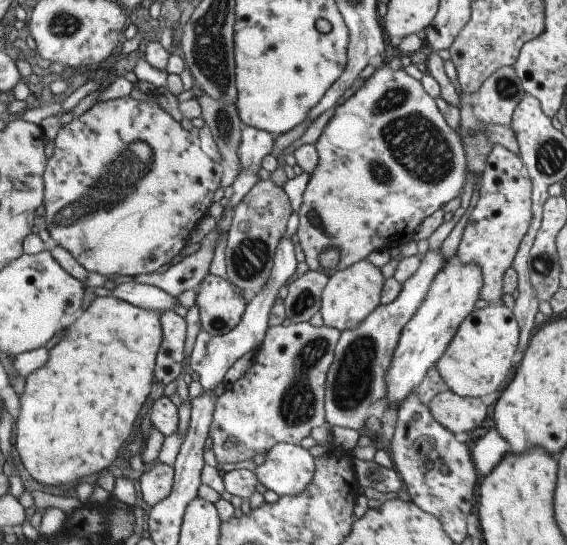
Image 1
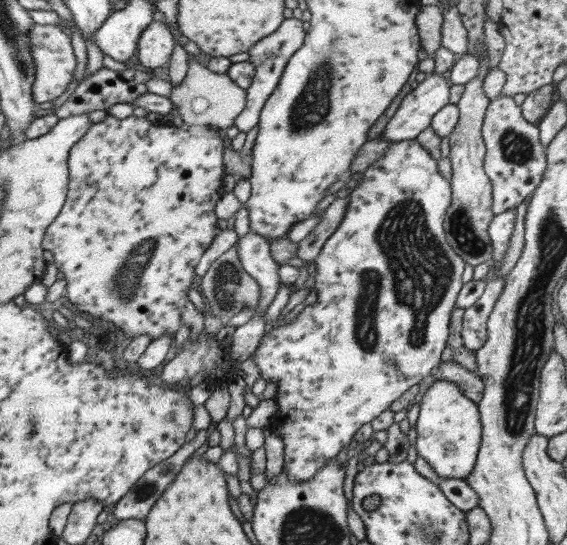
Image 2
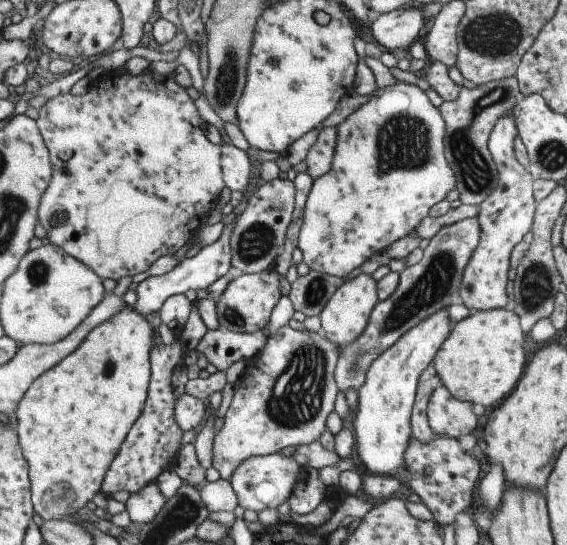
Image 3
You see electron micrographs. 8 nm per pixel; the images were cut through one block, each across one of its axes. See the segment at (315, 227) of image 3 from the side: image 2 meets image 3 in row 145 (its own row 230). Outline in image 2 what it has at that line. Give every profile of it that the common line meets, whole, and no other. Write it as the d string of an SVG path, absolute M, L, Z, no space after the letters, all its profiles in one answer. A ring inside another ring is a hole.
M416 139L410 141L396 141L393 142L393 146L390 149L387 149L387 152L379 157L377 162L374 162L363 174L363 179L359 181L358 185L354 190L352 190L351 194L348 196L350 203L348 204L348 209L346 210L346 215L342 218L342 222L340 222L340 226L336 228L336 232L332 234L330 238L324 243L322 250L320 250L320 254L315 259L317 274L316 274L316 282L314 284L315 291L317 292L317 300L315 303L311 305L306 305L306 307L298 314L292 317L293 321L283 322L280 321L280 326L274 327L271 332L268 332L262 336L262 340L258 342L258 346L256 346L256 350L254 350L254 354L252 354L252 358L255 361L260 375L262 378L268 382L268 379L274 379L277 386L277 392L275 394L274 399L277 402L277 412L272 417L270 424L271 428L277 428L277 432L279 436L282 438L284 442L284 464L283 468L286 469L286 473L292 477L292 479L296 479L296 481L308 481L308 479L312 479L314 477L314 473L318 471L318 469L324 467L326 465L326 461L331 459L332 457L336 457L337 454L342 450L342 448L348 447L352 440L354 439L354 435L358 433L358 429L362 427L362 425L366 423L370 423L370 421L374 420L374 418L378 417L384 410L390 409L391 405L396 401L396 399L400 398L402 394L408 391L409 388L412 388L414 385L420 384L426 376L433 374L436 372L439 364L441 363L442 354L444 349L446 348L446 341L449 335L449 324L452 316L452 309L456 306L457 296L460 292L460 289L463 287L462 284L462 274L464 269L466 268L466 264L464 260L452 250L452 247L447 243L445 237L444 230L444 221L447 209L451 204L451 186L448 180L445 180L438 172L437 166L438 160L434 160L431 158L430 154L424 149Z

